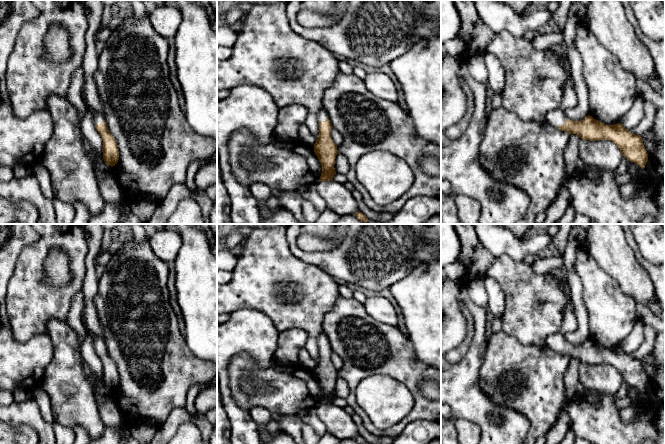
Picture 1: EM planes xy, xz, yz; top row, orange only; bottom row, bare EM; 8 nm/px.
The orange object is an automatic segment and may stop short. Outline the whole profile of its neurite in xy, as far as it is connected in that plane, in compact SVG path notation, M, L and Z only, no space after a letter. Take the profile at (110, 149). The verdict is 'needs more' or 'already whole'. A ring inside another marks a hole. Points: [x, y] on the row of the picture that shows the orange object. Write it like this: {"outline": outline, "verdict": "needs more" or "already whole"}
{"outline": "M88 108L88 111L92 111L93 120L95 123L95 127L103 140L103 158L107 165L113 167L118 163L119 160L119 148L116 140L108 130L107 124L104 120L104 116L101 112L96 109Z", "verdict": "needs more"}

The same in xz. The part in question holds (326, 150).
{"outline": "M324 109L318 112L317 118L319 120L319 136L314 144L314 152L322 165L319 181L333 181L336 174L335 159L338 154L337 145L331 137L333 126Z", "verdict": "needs more"}

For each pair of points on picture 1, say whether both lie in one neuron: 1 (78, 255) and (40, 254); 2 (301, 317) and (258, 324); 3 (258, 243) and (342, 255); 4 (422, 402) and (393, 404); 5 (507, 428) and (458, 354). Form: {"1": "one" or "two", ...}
{"1": "one", "2": "two", "3": "two", "4": "two", "5": "two"}

